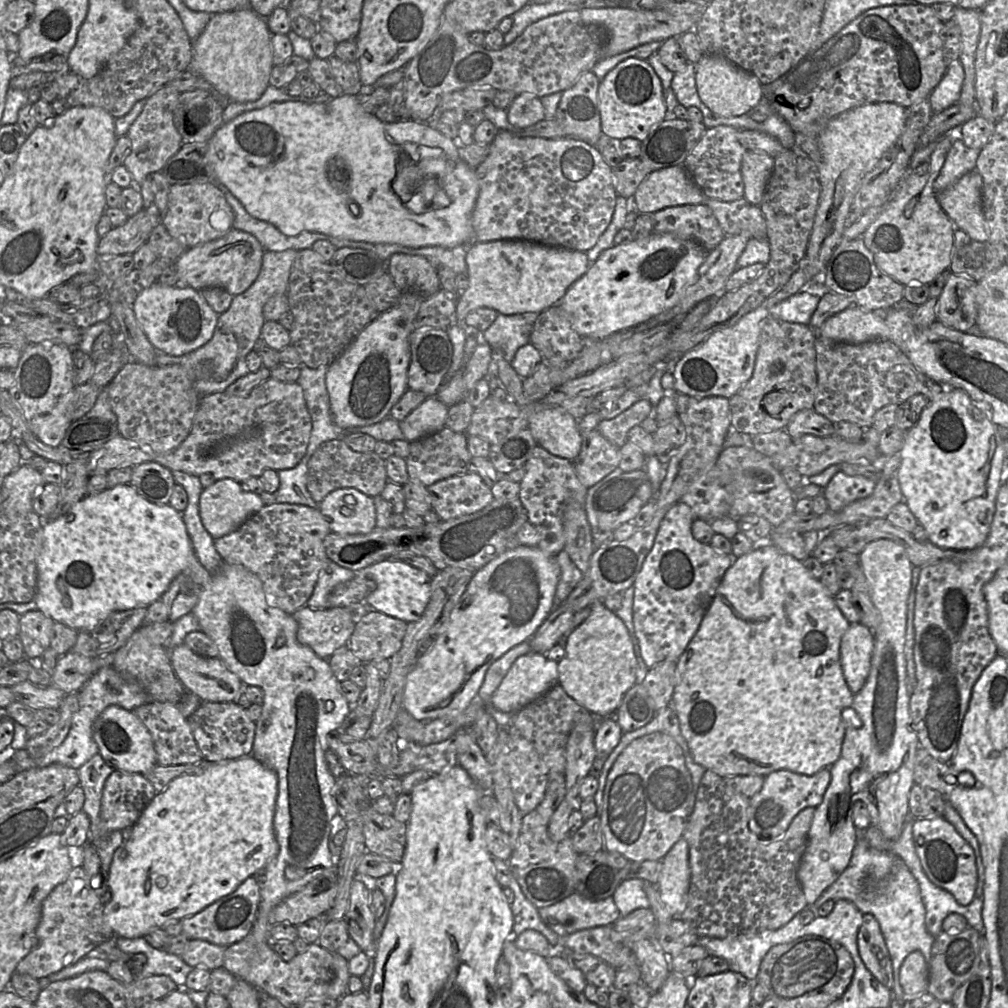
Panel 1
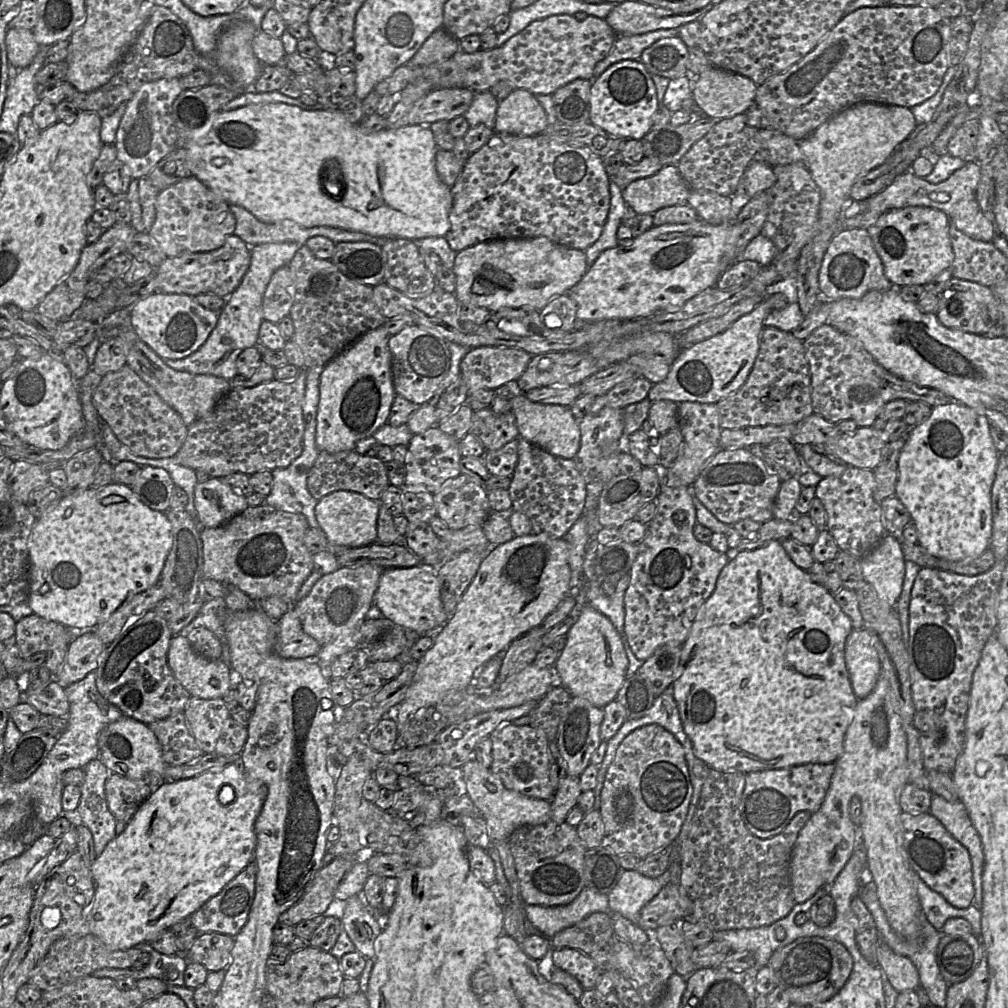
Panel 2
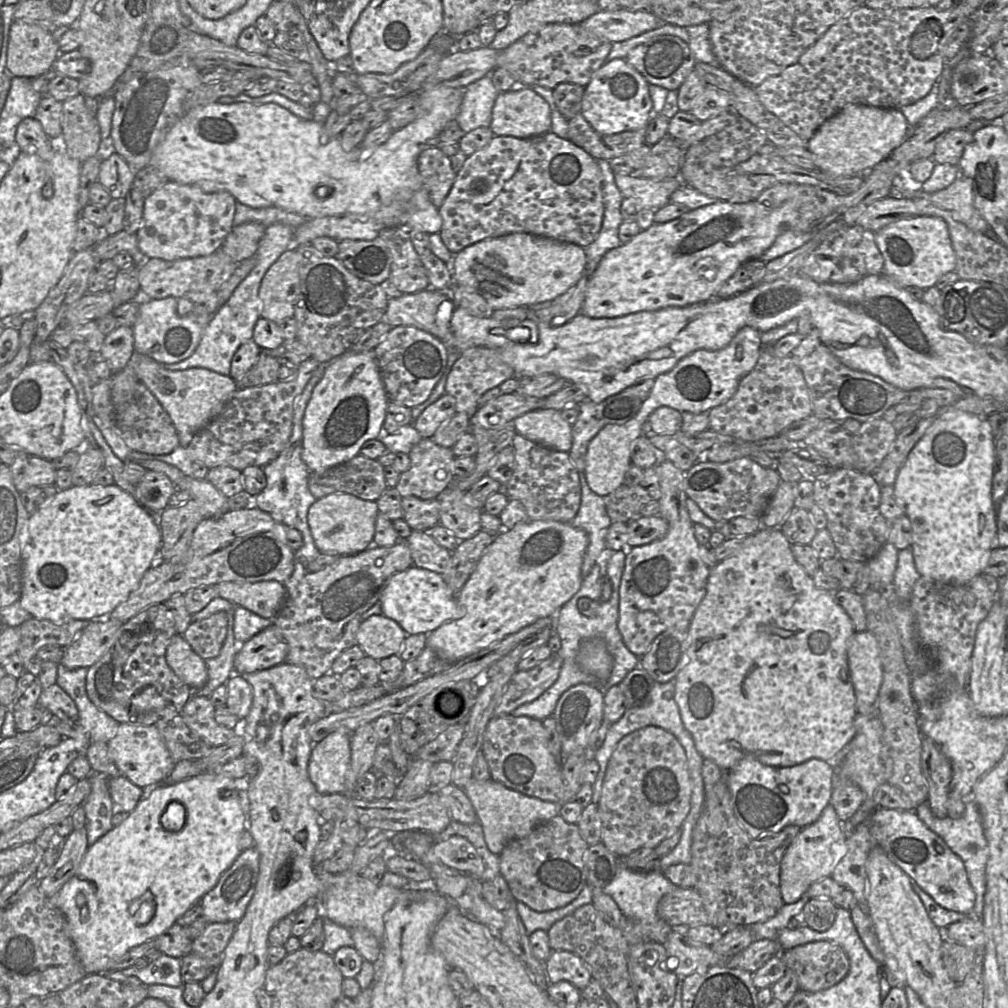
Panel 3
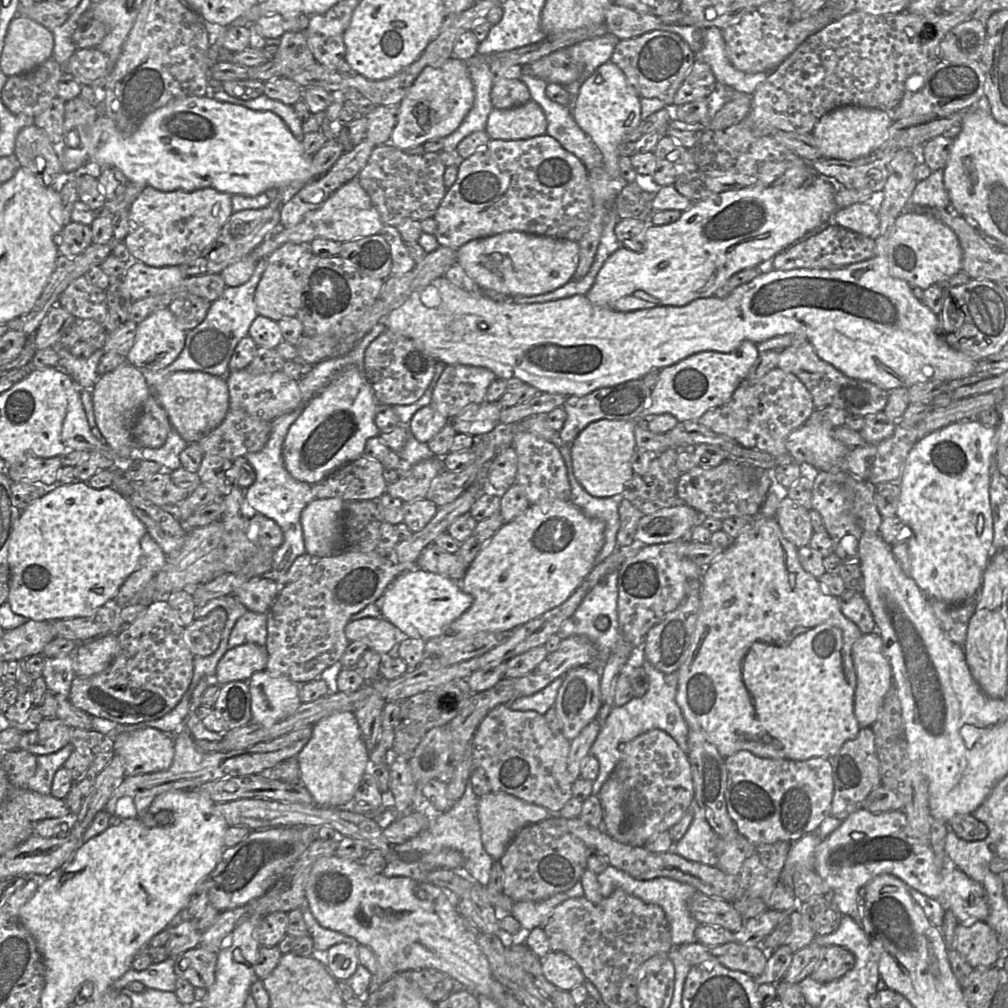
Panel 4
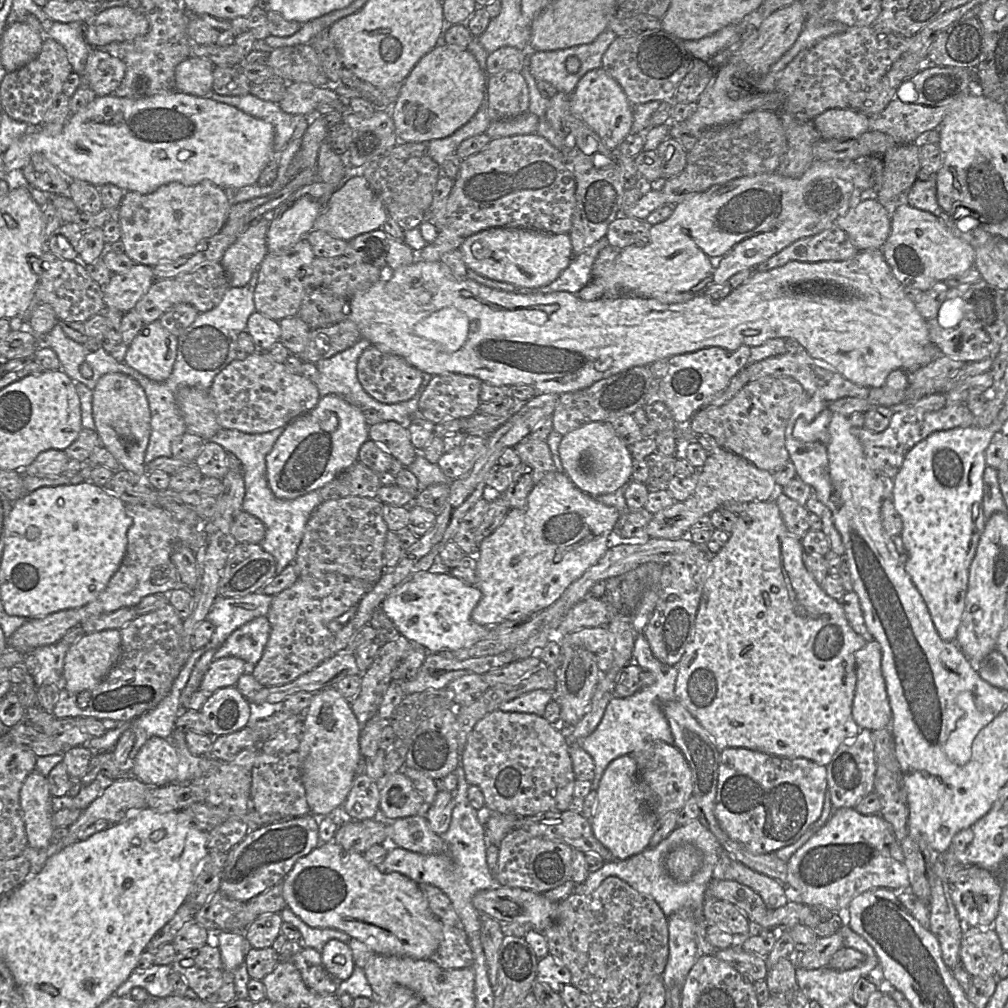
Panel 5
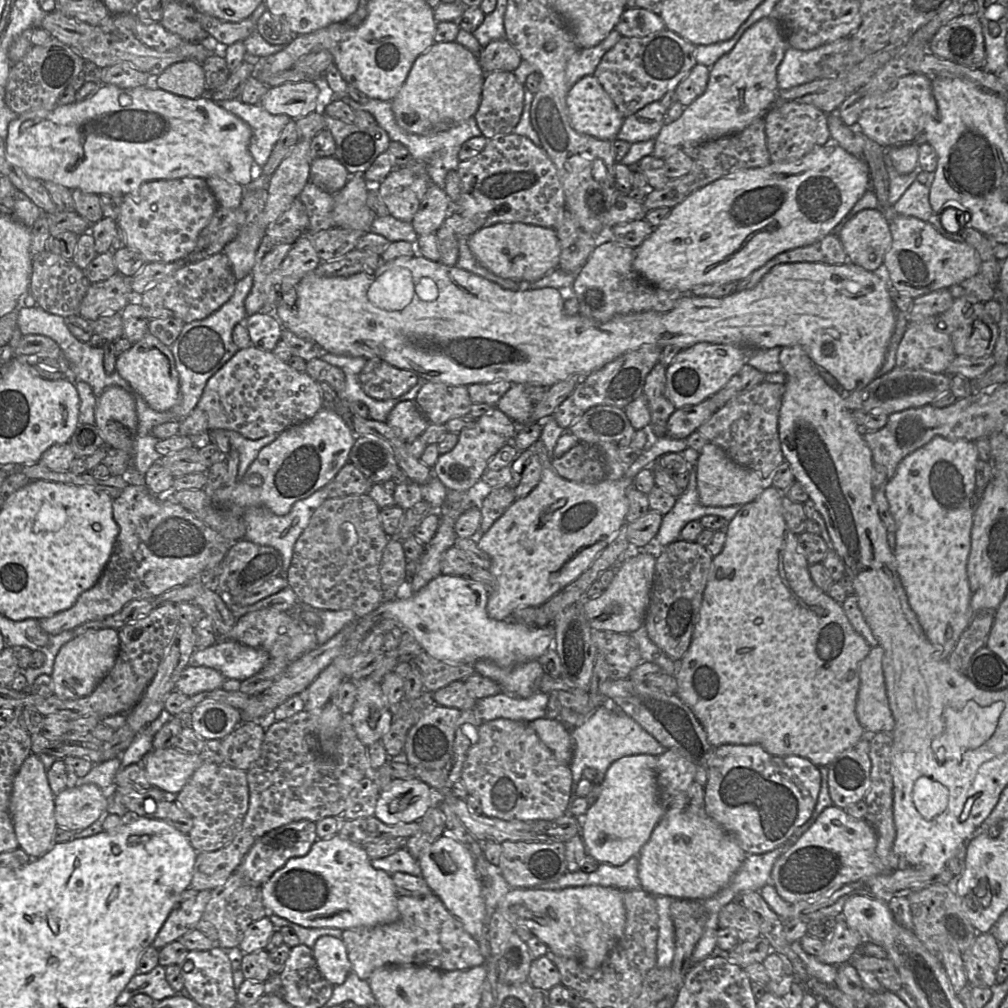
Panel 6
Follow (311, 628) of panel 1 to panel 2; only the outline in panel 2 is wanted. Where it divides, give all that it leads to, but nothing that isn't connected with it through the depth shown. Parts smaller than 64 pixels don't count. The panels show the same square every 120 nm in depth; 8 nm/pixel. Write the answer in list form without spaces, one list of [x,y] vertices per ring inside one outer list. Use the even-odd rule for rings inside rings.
[[[290,608],[277,623],[279,633],[275,644],[275,652],[280,657],[304,659],[316,655],[319,644],[303,631],[301,622],[293,608]]]

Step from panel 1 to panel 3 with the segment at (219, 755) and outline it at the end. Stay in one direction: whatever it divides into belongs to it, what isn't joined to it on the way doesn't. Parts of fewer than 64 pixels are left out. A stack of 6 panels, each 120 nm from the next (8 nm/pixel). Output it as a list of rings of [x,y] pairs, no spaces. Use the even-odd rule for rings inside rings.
[[[192,695],[181,711],[186,725],[212,747],[227,743],[240,731],[218,724],[215,711],[210,697],[200,695]]]

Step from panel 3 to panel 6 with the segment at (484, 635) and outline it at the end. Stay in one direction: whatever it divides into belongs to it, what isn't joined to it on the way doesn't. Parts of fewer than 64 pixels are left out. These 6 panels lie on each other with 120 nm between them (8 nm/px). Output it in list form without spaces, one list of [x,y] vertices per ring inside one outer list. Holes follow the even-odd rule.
[[[551,461],[541,465],[538,485],[526,497],[516,499],[487,532],[471,537],[491,558],[489,571],[495,578],[495,590],[489,595],[486,611],[494,620],[507,620],[518,609],[539,607],[576,580],[612,542],[629,511],[628,492],[633,488],[633,479],[605,478],[596,485],[577,484],[560,477]]]

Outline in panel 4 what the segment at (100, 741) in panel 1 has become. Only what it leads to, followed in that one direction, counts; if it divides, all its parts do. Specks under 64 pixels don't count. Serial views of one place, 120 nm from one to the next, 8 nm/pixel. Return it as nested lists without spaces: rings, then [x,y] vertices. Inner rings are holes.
[[[158,729],[123,732],[113,742],[115,754],[121,758],[126,776],[165,771],[173,762],[173,738]]]

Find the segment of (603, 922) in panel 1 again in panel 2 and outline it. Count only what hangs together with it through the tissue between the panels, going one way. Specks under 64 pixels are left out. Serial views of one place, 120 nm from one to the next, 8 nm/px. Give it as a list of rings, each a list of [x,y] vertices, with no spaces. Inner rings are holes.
[[[585,886],[569,904],[539,906],[526,904],[526,918],[539,933],[551,939],[595,912],[609,912],[608,896]]]

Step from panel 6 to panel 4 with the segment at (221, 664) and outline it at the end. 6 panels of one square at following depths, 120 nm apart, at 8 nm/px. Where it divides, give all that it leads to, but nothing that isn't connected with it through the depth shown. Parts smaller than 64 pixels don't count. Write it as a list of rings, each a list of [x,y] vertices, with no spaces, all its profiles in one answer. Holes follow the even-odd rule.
[[[247,611],[234,626],[228,642],[228,650],[254,643],[260,646],[267,641],[267,613]]]

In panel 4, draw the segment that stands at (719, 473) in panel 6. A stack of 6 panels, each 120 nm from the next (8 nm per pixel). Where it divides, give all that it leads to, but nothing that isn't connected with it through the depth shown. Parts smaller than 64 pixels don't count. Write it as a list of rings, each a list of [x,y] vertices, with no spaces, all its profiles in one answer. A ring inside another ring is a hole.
[[[685,503],[644,515],[637,526],[635,541],[646,545],[688,540],[692,528],[700,524],[700,513]]]

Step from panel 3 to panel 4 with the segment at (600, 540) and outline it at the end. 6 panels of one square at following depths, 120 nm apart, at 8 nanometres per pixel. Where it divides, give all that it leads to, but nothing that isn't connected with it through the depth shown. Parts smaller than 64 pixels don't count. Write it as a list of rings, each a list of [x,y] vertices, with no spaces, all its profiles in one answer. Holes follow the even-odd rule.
[[[566,446],[560,447],[561,455],[567,468],[567,475],[571,486],[570,501],[587,517],[604,521],[605,542],[595,559],[595,565],[601,563],[617,549],[617,532],[620,527],[619,498],[597,498],[591,496],[580,485],[573,473],[571,454]]]

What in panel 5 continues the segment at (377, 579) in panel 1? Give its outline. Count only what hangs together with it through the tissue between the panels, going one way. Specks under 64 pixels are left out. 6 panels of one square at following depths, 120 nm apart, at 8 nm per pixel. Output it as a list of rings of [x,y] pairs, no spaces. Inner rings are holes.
[[[422,571],[386,597],[380,608],[397,627],[400,635],[429,653],[439,653],[444,650],[468,647],[478,640],[486,638],[491,626],[479,625],[471,619],[471,613],[481,597],[482,593],[476,586],[468,585],[450,574]]]

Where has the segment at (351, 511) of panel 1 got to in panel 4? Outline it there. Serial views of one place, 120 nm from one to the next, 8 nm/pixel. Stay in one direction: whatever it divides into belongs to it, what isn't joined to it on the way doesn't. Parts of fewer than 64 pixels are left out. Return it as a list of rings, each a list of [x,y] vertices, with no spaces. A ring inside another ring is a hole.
[[[338,498],[314,499],[301,512],[304,546],[312,558],[323,558],[346,549],[343,514],[346,503]]]

